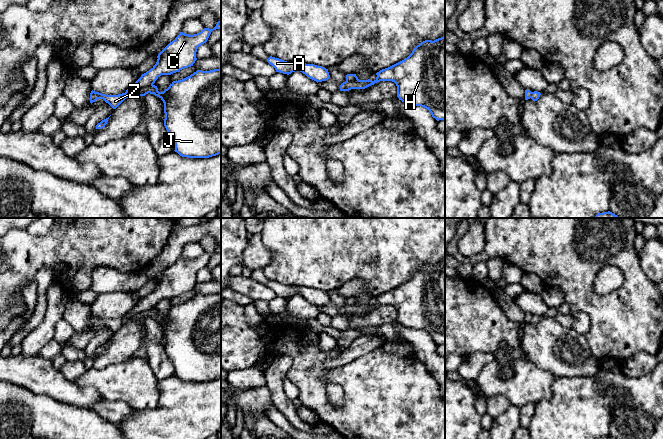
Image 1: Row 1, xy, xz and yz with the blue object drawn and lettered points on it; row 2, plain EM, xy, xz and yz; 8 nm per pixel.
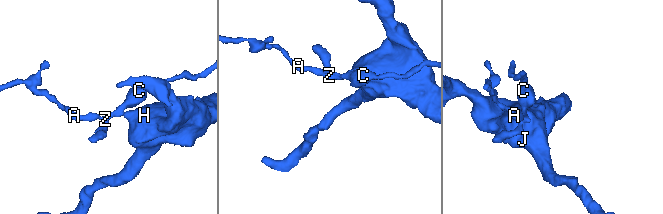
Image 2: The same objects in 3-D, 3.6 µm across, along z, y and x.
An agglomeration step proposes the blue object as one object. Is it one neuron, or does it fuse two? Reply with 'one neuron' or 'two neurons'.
one neuron

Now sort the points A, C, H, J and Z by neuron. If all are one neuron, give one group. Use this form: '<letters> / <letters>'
A C H J Z

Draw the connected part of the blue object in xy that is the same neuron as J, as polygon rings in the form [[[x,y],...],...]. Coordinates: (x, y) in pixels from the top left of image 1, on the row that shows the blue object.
[[[218,21],[213,29],[204,28],[201,32],[193,35],[180,34],[170,42],[157,56],[156,64],[129,87],[125,93],[118,95],[106,95],[91,91],[90,103],[97,99],[103,99],[113,109],[116,109],[129,96],[145,96],[154,94],[164,103],[164,126],[173,139],[175,152],[182,157],[209,158],[221,153],[221,68],[210,71],[197,70],[190,76],[173,81],[167,89],[159,92],[155,81],[161,75],[171,75],[184,68],[193,66],[196,52],[199,46],[206,43],[211,32],[221,29],[221,21]]]

